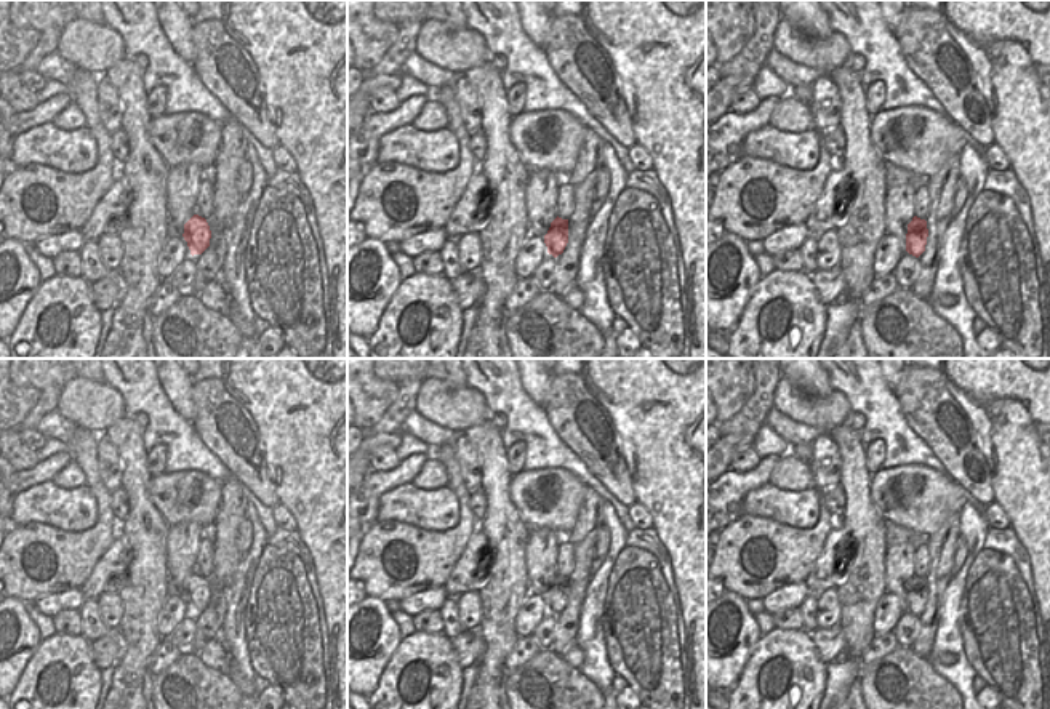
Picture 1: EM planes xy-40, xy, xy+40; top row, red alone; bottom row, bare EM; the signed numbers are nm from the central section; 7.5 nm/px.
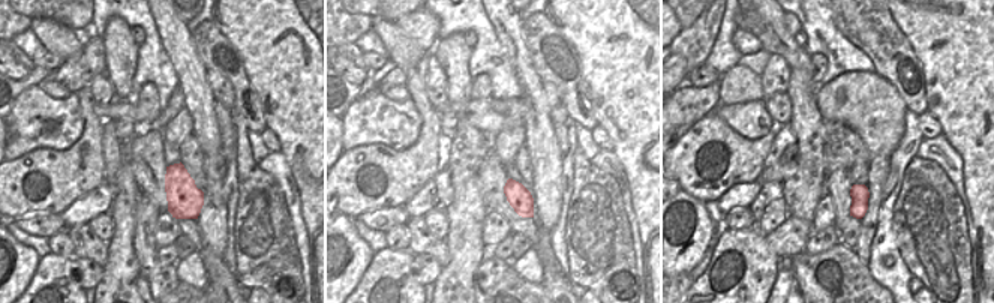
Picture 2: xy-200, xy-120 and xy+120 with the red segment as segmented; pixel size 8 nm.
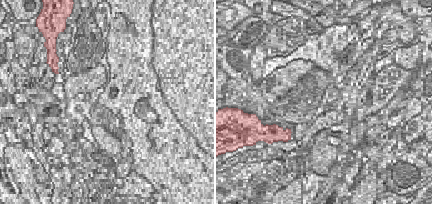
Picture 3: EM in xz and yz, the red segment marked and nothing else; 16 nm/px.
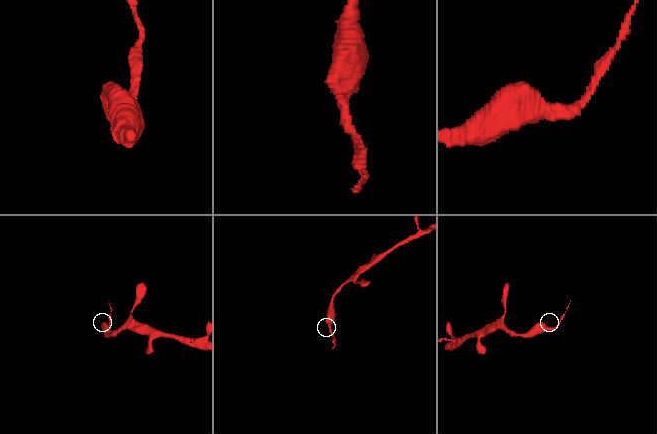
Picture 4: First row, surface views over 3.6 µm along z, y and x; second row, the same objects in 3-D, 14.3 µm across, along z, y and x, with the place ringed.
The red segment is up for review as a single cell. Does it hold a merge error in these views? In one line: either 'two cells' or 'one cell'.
two cells

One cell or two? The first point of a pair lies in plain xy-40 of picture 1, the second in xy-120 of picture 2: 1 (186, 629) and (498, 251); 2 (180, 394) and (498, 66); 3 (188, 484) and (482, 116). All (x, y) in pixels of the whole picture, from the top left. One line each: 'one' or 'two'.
1: one
2: two
3: one

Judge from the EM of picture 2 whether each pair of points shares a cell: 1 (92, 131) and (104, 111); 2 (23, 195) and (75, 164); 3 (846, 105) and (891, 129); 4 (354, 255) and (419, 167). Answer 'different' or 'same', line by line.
1: different
2: same
3: same
4: different

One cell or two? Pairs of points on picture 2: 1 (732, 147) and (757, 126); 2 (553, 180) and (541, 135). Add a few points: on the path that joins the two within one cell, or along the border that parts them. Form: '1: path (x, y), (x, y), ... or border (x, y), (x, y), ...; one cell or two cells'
1: border (717, 116), (748, 138), (762, 138), (772, 132); two cells
2: path (547, 170), (543, 146); one cell

